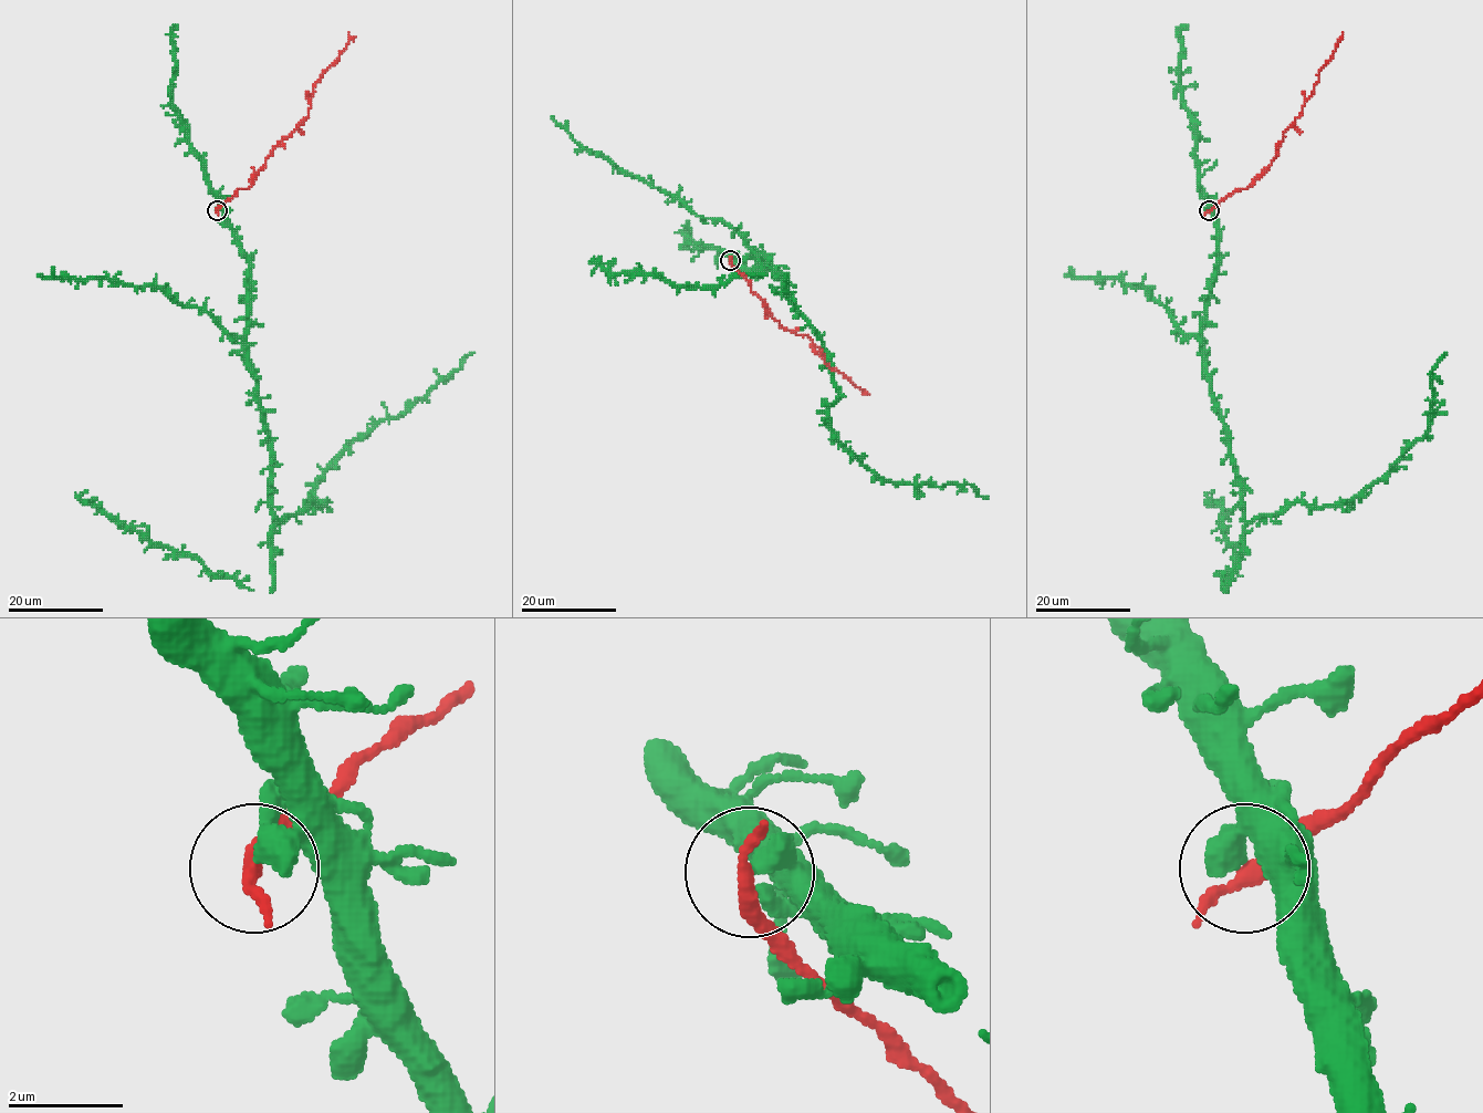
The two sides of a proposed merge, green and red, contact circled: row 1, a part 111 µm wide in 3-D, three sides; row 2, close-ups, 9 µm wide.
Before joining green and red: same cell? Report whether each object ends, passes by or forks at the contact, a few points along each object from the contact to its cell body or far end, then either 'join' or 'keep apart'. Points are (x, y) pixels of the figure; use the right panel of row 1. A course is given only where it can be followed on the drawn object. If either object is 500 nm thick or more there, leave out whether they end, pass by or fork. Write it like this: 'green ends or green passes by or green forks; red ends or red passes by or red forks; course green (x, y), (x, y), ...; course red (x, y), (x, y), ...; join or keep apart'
green ends; red ends; course green (1209, 209), (1204, 370), (1246, 520), (1347, 502), (1376, 484), (1427, 432), (1444, 352); course red (1209, 210), (1231, 193), (1246, 189), (1270, 167), (1283, 132), (1298, 115), (1318, 81), (1318, 72), (1343, 32); keep apart

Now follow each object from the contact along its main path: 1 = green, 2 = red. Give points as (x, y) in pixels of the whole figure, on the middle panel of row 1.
1: (730, 260), (762, 269), (760, 255), (785, 283), (826, 350), (829, 428), (863, 464), (989, 497)
2: (730, 260), (769, 314), (783, 328), (807, 335), (827, 365), (863, 395)

